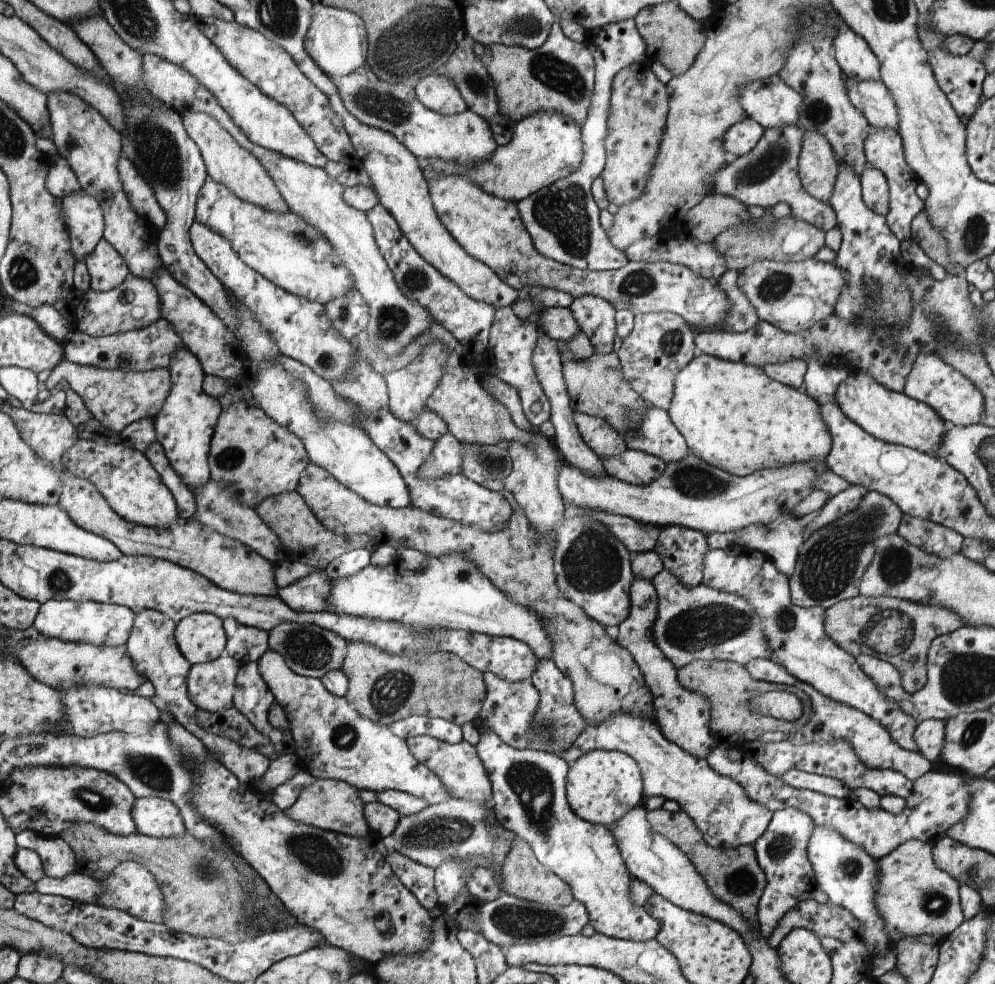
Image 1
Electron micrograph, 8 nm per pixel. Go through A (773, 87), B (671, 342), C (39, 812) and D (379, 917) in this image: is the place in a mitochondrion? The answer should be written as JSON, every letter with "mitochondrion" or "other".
{"A":"other","B":"mitochondrion","C":"other","D":"mitochondrion"}

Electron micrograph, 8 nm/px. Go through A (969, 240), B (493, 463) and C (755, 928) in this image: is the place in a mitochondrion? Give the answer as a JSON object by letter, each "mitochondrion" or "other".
{"A":"mitochondrion","B":"mitochondrion","C":"other"}

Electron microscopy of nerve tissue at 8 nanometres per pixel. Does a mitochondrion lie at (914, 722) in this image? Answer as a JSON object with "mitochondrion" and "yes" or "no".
{"mitochondrion":"no"}

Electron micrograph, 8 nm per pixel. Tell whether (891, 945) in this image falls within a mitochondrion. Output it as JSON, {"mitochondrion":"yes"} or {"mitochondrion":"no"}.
{"mitochondrion":"no"}

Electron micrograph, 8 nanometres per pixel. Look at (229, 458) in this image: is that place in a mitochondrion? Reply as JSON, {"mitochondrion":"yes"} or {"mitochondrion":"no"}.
{"mitochondrion":"yes"}

